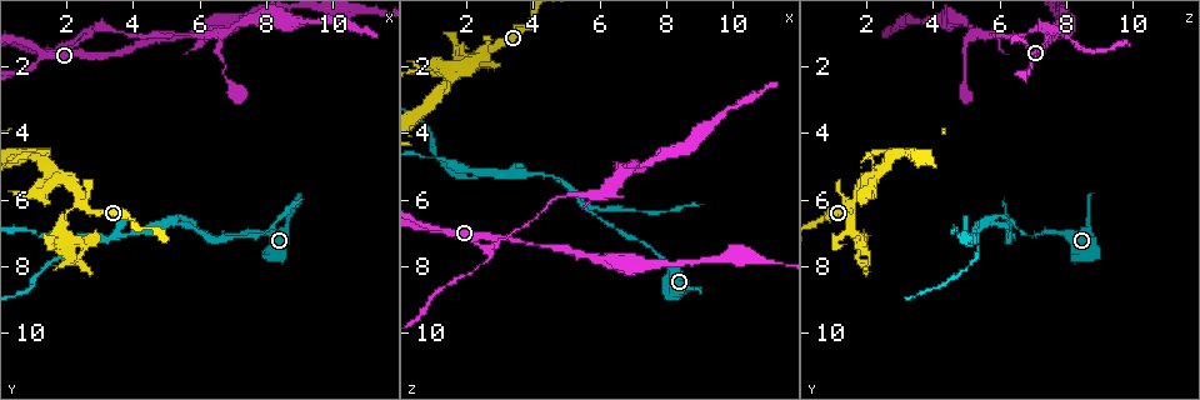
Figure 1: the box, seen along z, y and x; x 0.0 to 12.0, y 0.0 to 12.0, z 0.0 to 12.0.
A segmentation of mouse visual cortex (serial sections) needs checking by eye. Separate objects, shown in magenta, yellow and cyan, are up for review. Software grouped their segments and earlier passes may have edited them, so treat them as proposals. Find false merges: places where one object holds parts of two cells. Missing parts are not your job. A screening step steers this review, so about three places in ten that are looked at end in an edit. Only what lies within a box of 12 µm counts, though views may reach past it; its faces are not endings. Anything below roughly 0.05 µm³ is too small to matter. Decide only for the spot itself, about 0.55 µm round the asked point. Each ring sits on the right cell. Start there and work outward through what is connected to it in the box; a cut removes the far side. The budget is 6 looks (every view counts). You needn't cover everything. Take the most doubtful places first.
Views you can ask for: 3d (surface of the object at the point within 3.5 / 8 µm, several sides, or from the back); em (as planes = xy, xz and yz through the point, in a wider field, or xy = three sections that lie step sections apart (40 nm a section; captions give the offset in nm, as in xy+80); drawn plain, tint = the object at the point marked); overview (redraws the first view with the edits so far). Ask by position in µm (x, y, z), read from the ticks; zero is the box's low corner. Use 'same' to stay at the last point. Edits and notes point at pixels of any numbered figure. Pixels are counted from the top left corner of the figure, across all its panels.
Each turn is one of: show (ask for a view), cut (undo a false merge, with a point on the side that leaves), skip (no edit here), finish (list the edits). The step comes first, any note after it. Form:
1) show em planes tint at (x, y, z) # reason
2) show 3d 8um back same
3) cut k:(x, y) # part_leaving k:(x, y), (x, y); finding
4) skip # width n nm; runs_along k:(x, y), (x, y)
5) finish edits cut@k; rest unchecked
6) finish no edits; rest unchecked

show 3d 3.5um at (5.3, 6.5, 5.8) # three arms meet

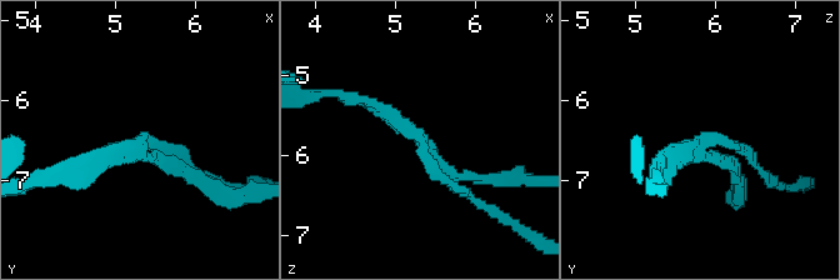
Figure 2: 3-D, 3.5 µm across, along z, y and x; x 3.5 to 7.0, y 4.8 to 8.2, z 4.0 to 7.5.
show em xy step 1 tint at (5.35, 6.55, 5.80) # now the EM

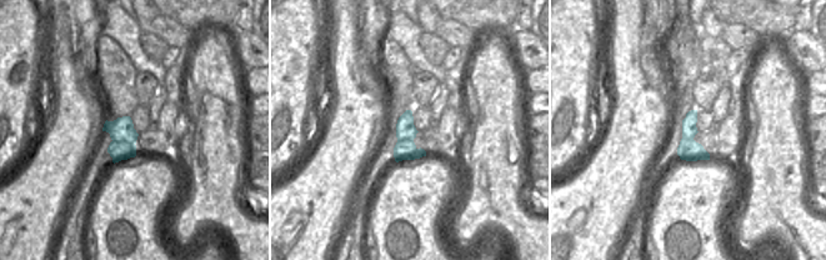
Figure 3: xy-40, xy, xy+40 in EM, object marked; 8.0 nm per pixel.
cut 2:(635, 145) # two cells meet here

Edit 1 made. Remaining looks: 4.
show overview # see it whole again

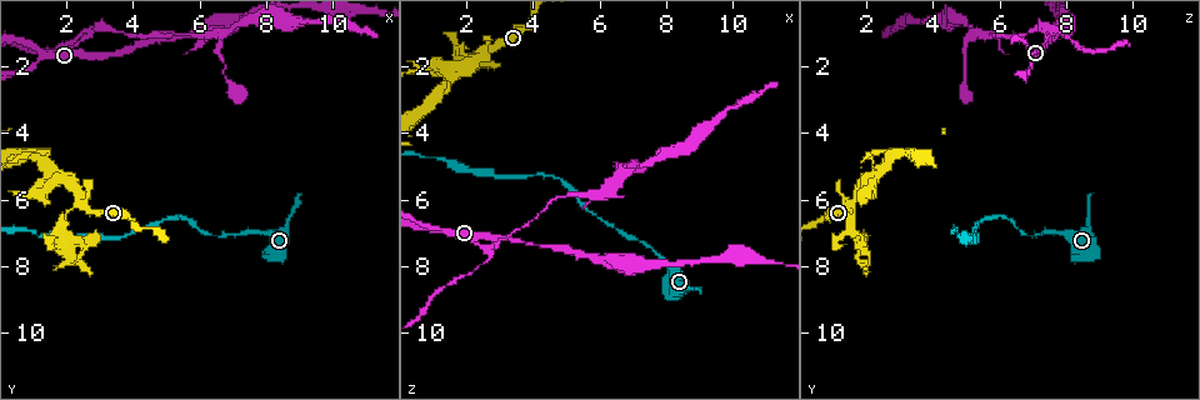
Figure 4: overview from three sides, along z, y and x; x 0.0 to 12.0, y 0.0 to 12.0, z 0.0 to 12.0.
show 3d 8um at (2.6, 1.1, 7.4) # side arm on a straight run

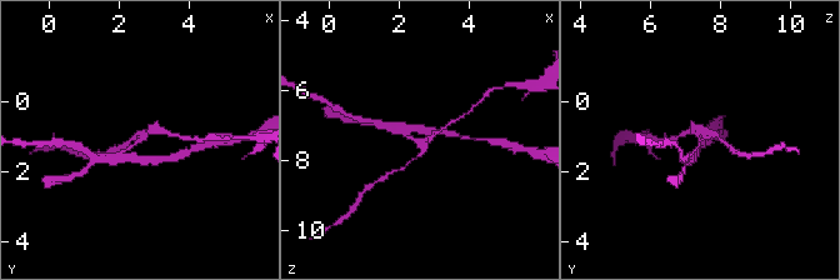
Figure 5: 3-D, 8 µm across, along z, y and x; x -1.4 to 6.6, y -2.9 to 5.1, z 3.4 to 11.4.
show em xy step 5 tint at (2.6, 1.0, 7.6) # arms 3; arm_widths 150, 150, 200 nm

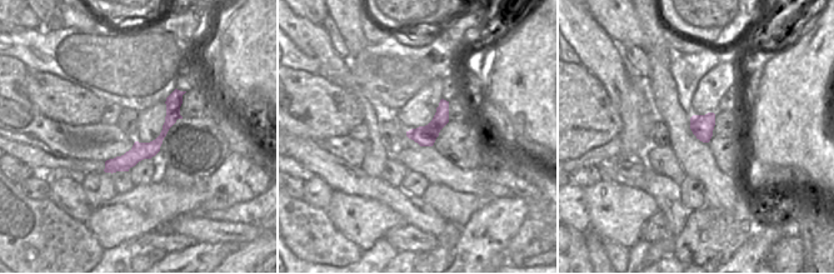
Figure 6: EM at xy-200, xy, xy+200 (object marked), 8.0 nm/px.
cut 5:(696, 130) # width 160 nm; part_leaving 5:(130, 148), (151, 129), (169, 134); a second cell is stuck on

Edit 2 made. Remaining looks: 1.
finish edits cut@2, cut@5; rest unchecked

